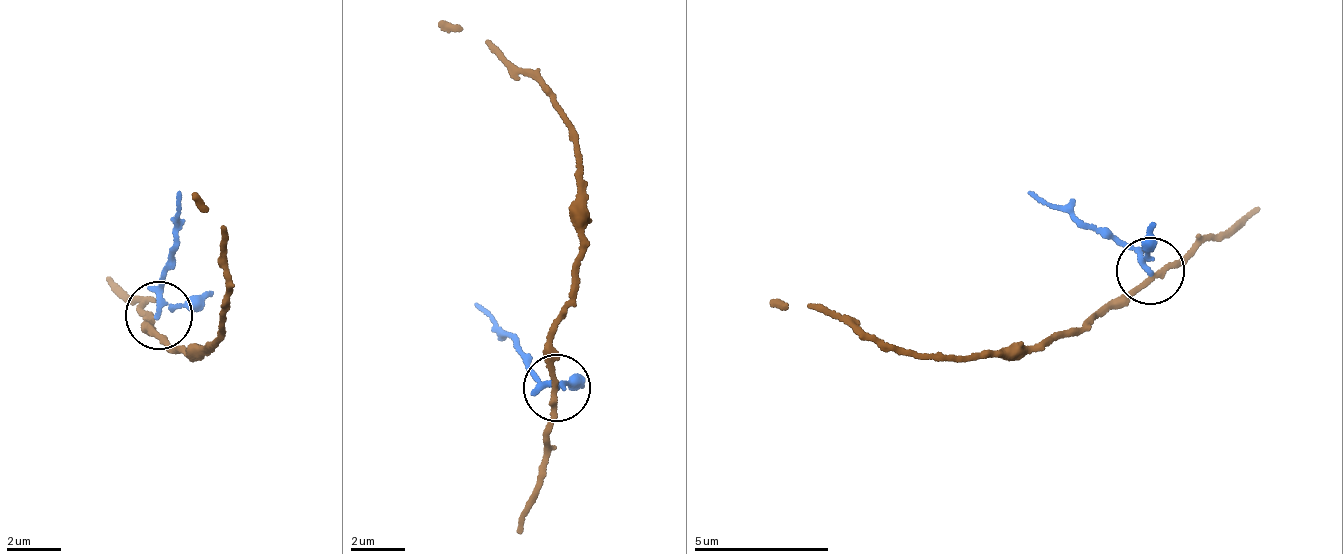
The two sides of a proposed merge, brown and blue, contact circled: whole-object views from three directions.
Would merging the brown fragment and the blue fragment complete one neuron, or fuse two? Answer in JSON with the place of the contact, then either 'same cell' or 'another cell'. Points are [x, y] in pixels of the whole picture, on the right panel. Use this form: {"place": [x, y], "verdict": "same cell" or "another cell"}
{"place": [1150, 270], "verdict": "another cell"}

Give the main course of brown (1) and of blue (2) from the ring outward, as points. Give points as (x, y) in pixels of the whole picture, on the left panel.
1: (156, 314), (151, 331), (169, 348), (206, 347), (225, 335), (234, 293), (196, 193)
2: (156, 314), (177, 193)

